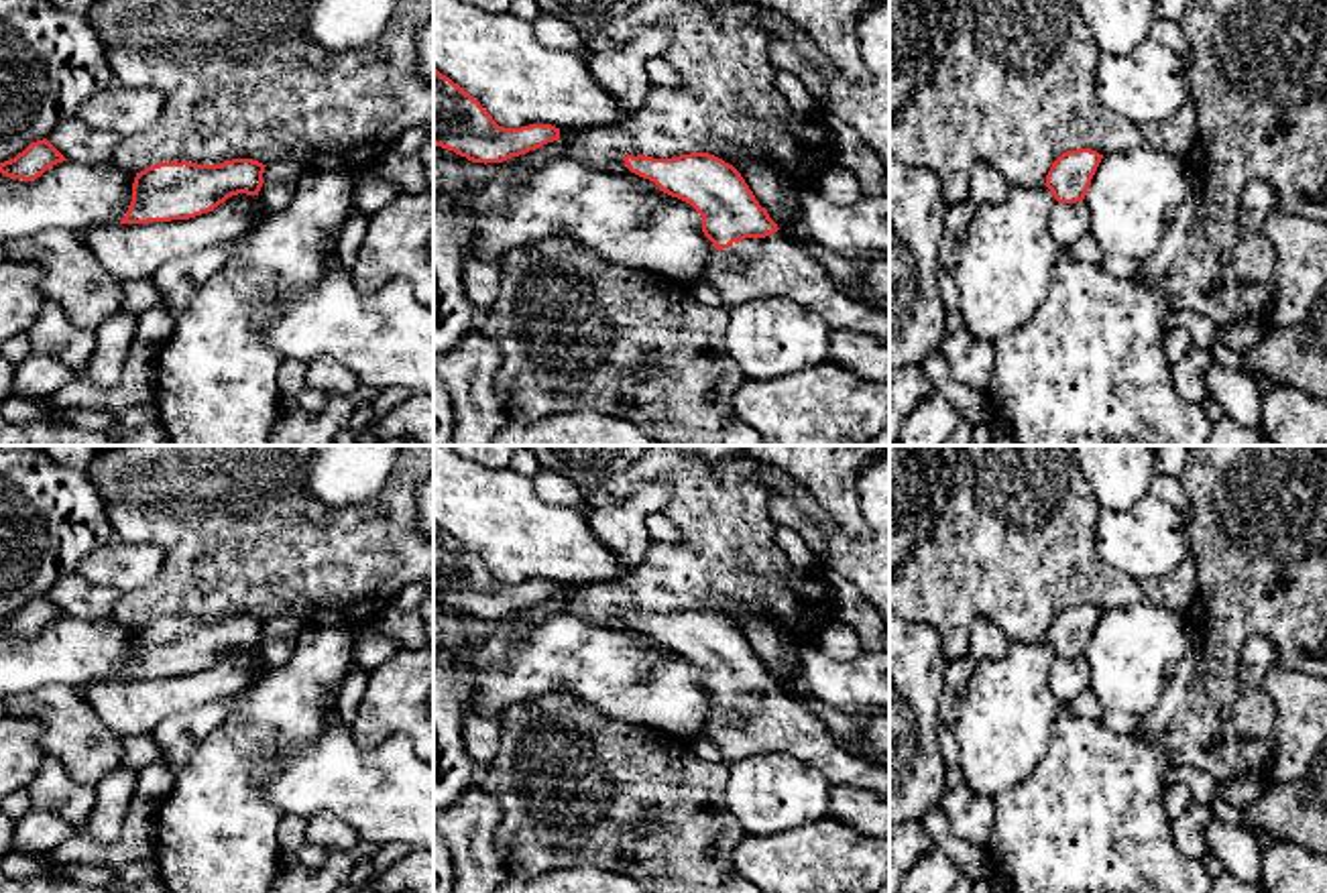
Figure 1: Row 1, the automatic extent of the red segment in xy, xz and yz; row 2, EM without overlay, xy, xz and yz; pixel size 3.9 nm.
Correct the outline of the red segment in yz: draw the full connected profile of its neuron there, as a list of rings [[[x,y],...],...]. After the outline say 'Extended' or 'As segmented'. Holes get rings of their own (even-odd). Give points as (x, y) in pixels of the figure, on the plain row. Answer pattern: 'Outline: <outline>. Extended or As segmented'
Outline: [[[1091,604],[1062,608],[1046,631],[1046,643],[1058,659],[1083,657],[1103,610]]]. As segmented

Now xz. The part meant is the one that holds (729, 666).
Outline: [[[708,608],[676,614],[627,610],[623,616],[631,629],[653,637],[659,647],[690,659],[702,671],[702,688],[716,704],[704,738],[720,749],[720,763],[729,767],[759,753],[782,753],[820,771],[830,785],[855,785],[889,799],[889,771],[843,749],[802,700],[782,690],[733,620]]]. Extended

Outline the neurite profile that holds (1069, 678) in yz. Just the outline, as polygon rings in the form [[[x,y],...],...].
[[[1085,655],[1077,659],[1058,659],[1058,657],[1054,659],[1050,667],[1048,686],[1052,696],[1060,704],[1069,704],[1081,692],[1089,690],[1089,681],[1091,681],[1091,669]]]

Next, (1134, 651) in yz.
[[[1152,604],[1101,614],[1085,659],[1103,712],[1146,716],[1187,655],[1187,616]]]

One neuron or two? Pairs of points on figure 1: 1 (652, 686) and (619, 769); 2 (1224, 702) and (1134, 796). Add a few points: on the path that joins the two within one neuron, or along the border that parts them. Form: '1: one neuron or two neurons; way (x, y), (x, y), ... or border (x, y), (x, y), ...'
1: two neurons; border (593, 706), (611, 719), (650, 727), (682, 743)
2: two neurons; border (1134, 735), (1157, 743), (1173, 767)

